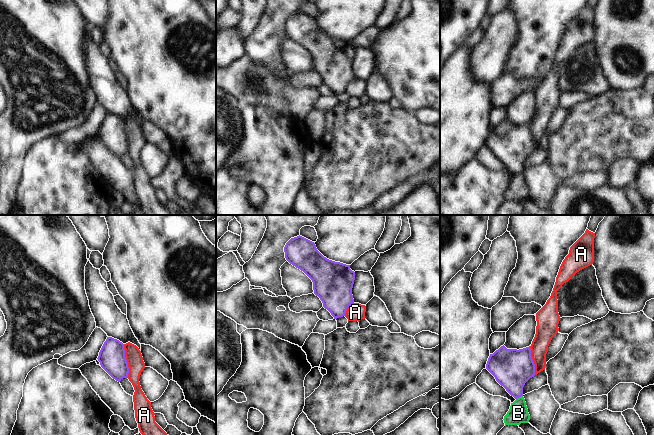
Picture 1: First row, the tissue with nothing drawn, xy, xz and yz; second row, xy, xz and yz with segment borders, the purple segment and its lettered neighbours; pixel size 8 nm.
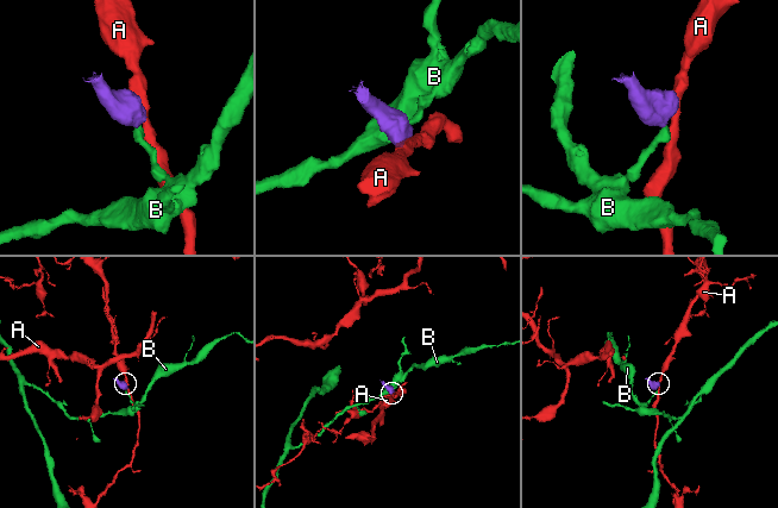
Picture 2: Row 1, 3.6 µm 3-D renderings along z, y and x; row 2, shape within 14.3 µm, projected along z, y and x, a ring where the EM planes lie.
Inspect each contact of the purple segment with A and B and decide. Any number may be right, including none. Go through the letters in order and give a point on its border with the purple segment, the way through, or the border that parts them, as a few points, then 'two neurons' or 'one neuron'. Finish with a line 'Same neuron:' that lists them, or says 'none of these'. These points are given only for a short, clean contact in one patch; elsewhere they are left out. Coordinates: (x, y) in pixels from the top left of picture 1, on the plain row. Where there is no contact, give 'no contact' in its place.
A: contact xy (126, 137); border xy (123, 120), (128, 143), (127, 153); two neurons
B: contact yz (519, 172); border yz (522, 171), (516, 175); two neurons
Same neuron: none of these

